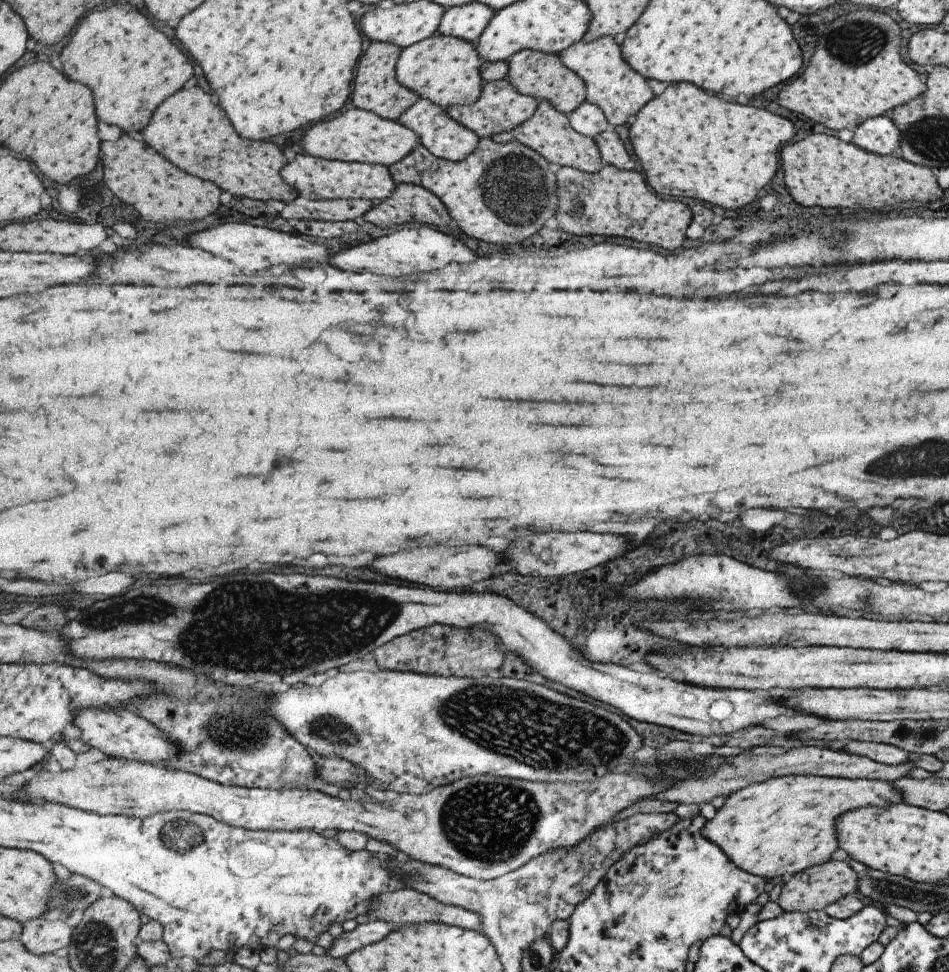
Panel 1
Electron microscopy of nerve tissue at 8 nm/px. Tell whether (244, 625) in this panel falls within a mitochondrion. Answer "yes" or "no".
yes

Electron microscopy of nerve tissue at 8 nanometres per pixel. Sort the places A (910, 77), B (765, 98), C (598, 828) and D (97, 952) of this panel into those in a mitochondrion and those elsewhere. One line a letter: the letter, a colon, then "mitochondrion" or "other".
A: other
B: other
C: other
D: mitochondrion

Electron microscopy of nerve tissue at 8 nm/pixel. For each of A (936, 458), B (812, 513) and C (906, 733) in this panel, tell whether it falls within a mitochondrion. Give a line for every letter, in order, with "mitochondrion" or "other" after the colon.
A: mitochondrion
B: other
C: mitochondrion

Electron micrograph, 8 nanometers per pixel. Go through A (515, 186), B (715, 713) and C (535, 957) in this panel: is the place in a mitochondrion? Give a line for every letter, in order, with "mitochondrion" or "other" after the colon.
A: mitochondrion
B: other
C: mitochondrion

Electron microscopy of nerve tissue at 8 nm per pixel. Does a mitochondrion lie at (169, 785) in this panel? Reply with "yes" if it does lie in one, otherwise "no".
no

